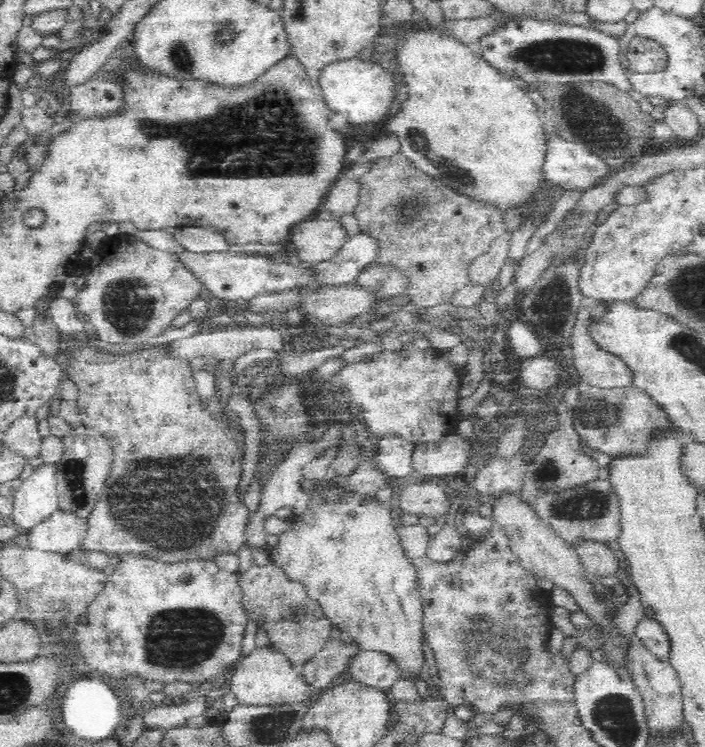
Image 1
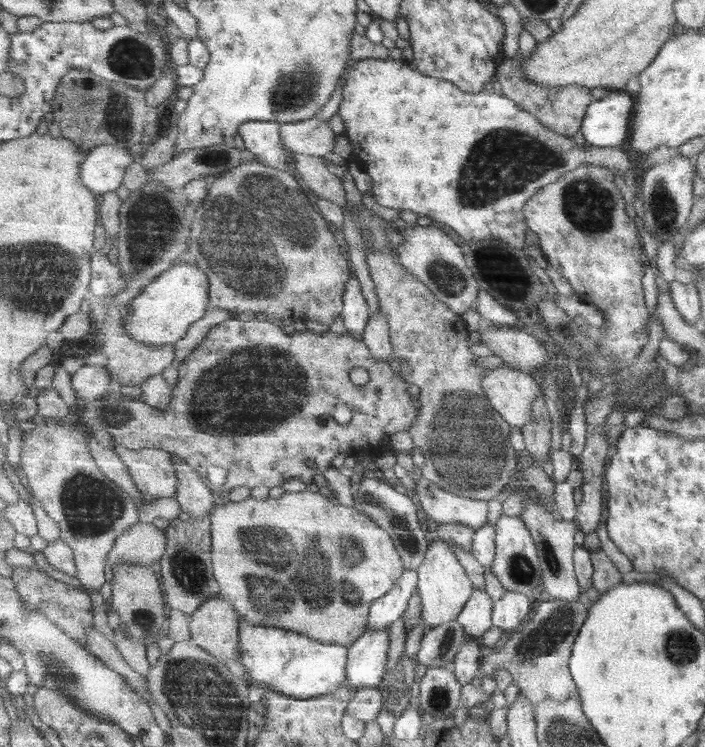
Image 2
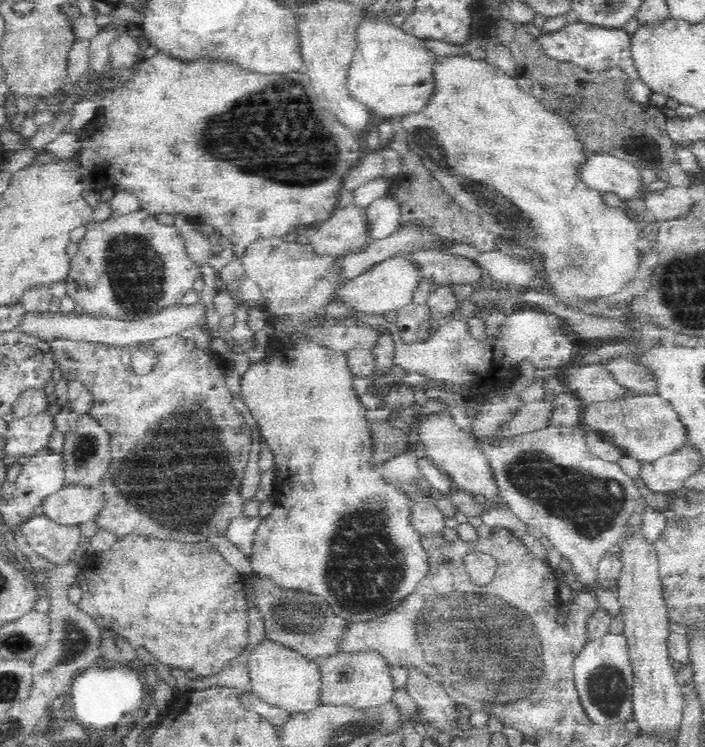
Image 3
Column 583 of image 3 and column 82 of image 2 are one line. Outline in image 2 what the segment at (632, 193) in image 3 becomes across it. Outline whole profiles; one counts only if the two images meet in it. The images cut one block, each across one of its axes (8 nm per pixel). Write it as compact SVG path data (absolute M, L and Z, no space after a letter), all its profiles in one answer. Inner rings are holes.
M116 144L93 147L81 164L81 179L98 197L116 192L124 184L127 167L136 160L129 147Z

